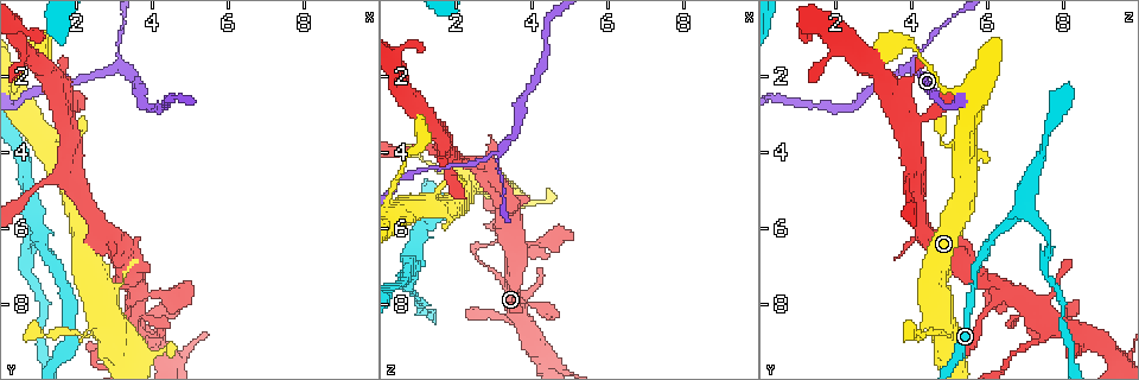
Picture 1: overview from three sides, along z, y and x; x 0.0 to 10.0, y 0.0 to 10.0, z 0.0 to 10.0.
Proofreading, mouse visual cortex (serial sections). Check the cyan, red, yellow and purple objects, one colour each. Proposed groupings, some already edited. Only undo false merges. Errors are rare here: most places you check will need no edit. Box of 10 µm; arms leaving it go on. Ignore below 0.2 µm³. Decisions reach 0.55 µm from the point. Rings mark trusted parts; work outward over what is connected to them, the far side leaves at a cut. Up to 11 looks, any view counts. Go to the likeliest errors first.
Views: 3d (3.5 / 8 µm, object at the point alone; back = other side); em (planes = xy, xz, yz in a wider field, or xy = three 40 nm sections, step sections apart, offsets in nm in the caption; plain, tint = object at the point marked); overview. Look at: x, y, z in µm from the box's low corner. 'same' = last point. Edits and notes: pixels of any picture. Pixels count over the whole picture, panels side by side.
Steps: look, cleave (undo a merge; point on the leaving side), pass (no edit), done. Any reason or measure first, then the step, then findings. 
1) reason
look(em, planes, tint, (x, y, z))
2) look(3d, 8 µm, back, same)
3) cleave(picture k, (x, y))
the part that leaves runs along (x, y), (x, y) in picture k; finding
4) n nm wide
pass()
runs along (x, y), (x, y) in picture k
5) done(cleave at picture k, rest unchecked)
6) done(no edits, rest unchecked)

a fork
look(3d, 3.5 µm, (3.00, 1.75, 4.05))

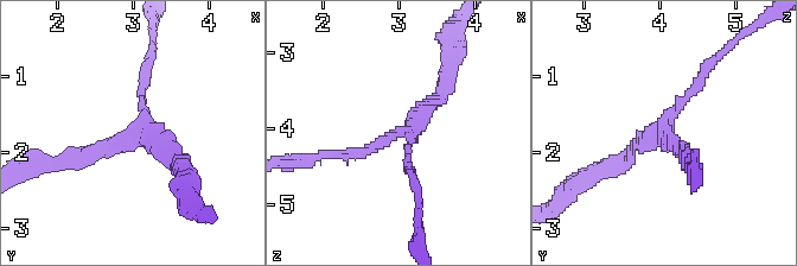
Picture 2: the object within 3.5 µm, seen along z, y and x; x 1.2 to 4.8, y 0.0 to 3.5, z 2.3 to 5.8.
look(em, xy, step 3, tint, (3.05, 1.80, 4.05))

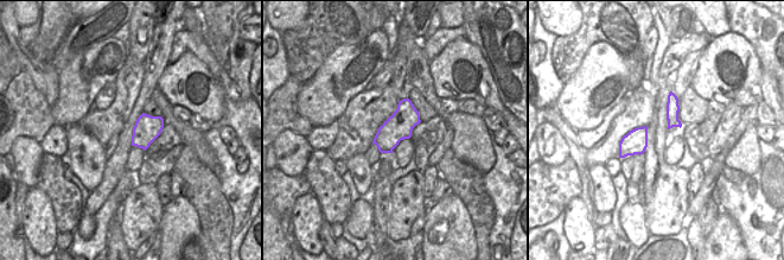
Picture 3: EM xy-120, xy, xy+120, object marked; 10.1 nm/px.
cut it another way
look(em, xy, step 2, tint, same)

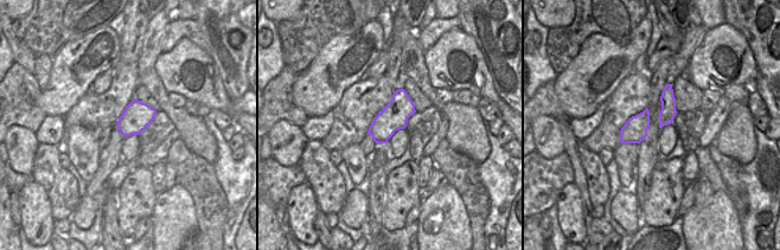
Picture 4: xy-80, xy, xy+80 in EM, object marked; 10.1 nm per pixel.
pass()
runs along (332, 154), (406, 131), (445, 78) in picture 2; continuous, no second cell

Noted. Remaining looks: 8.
look(3d, 3.5 µm, back, (2.90, 9.05, 7.15))

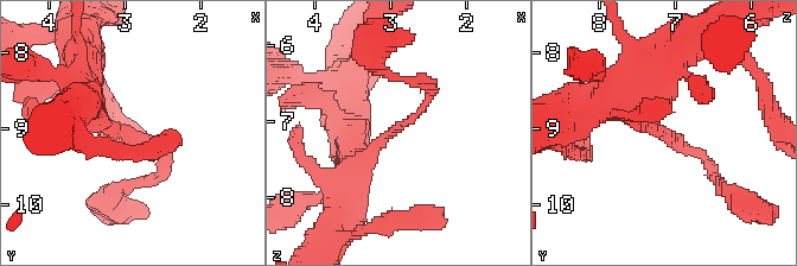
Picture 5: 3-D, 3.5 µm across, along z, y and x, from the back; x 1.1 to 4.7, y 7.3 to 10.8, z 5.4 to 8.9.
arms of 150, 500 nm; need the tissue
look(em, xy, step 1, tint, (2.95, 9.00, 7.10))

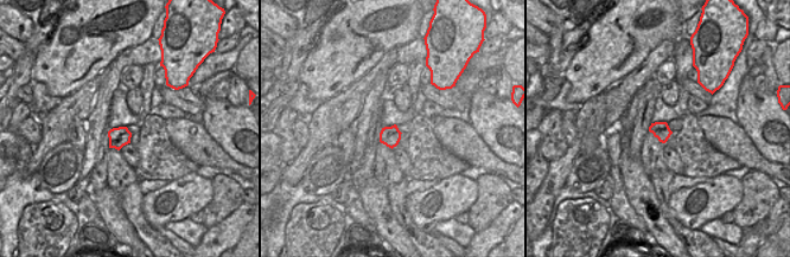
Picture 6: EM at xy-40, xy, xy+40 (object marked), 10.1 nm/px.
pass()
runs along (350, 183), (420, 111), (427, 83) in picture 5; continuous, no second cell

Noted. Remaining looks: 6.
three-way junction
look(3d, 3.5 µm, (0.95, 5.60, 6.95))

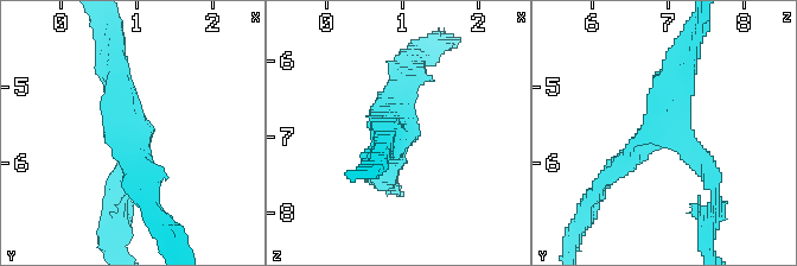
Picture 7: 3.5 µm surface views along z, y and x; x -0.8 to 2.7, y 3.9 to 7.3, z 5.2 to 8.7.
3 arms; arms of 200, 250, 350 nm
look(em, xy, step 2, plain, (0.90, 5.60, 6.95))

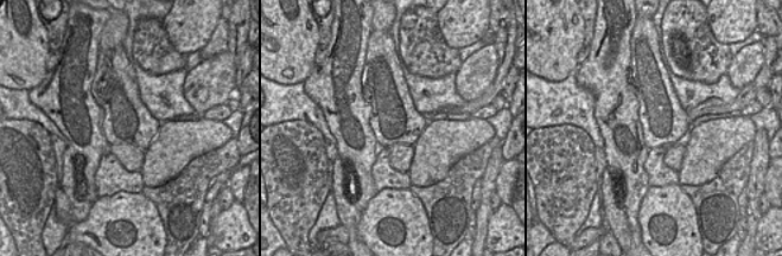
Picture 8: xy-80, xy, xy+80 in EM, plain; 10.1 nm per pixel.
where the object lies
look(em, xy, step 2, tint, same)

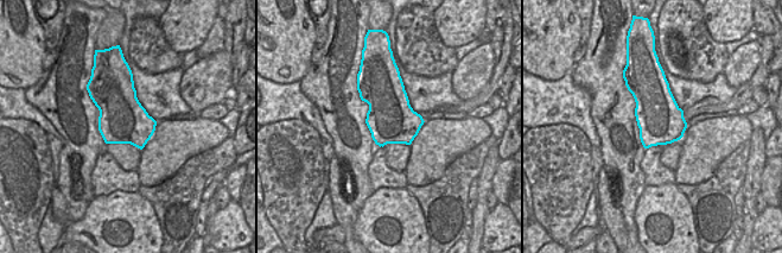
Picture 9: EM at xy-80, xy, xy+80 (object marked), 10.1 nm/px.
pass()
runs along (603, 183), (663, 132), (687, 59) in picture 7; all the same cell

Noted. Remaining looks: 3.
thick turns thin
look(3d, 3.5 µm, (2.95, 8.75, 5.00))

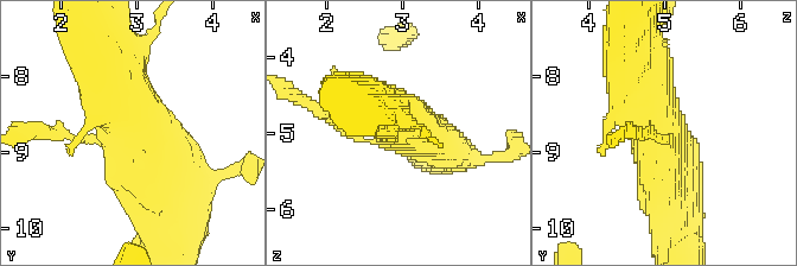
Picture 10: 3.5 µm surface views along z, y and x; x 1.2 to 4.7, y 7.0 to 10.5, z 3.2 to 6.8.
look(em, xy, step 1, tint, (2.90, 8.75, 4.95))

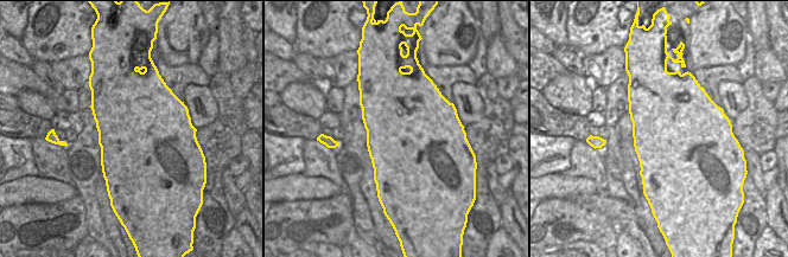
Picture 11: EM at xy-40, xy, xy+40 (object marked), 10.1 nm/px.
pass()
runs along (110, 61), (169, 188) in picture 10; one cell here

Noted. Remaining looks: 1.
done(no edits, rest unchecked)

